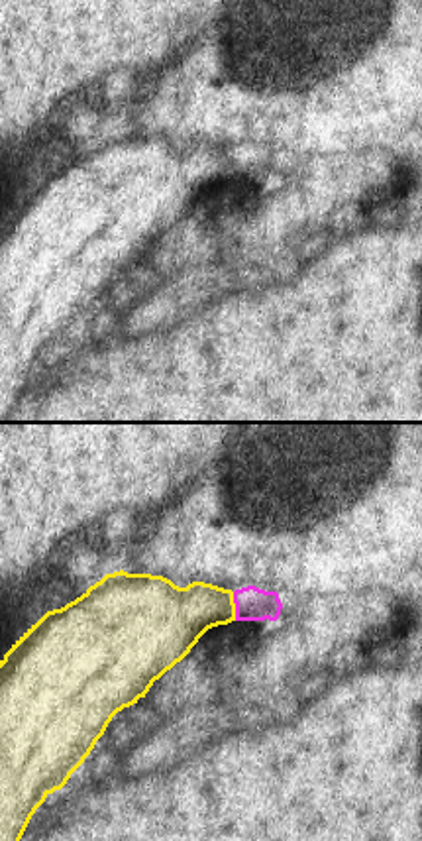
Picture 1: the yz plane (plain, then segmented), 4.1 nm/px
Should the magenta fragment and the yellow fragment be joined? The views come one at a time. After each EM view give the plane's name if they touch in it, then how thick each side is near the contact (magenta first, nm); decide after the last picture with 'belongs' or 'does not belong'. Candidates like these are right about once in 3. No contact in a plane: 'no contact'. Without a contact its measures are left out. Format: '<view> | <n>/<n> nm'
yz | 140/240 nm

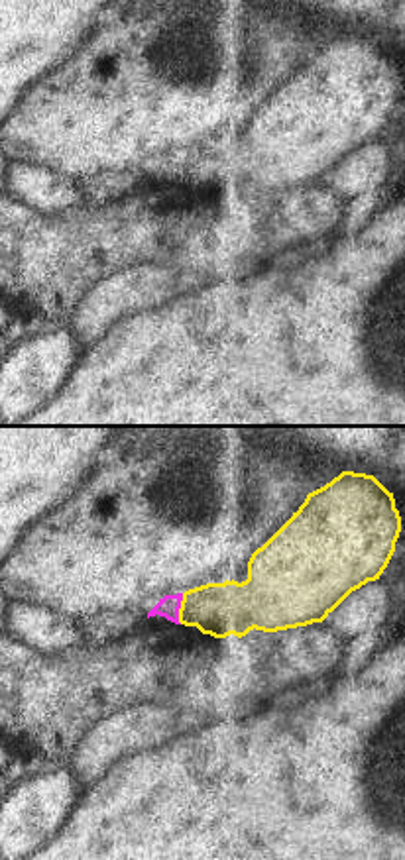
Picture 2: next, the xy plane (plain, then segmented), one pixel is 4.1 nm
xy | 90/220 nm

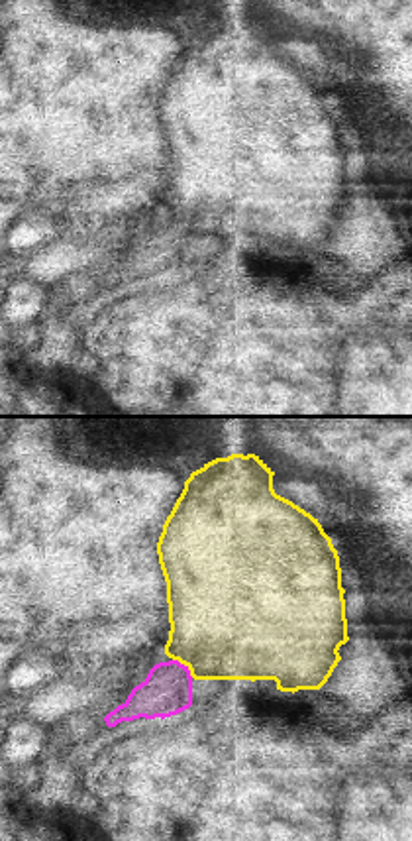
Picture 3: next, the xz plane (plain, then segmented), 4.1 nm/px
xz | 200/460 nm

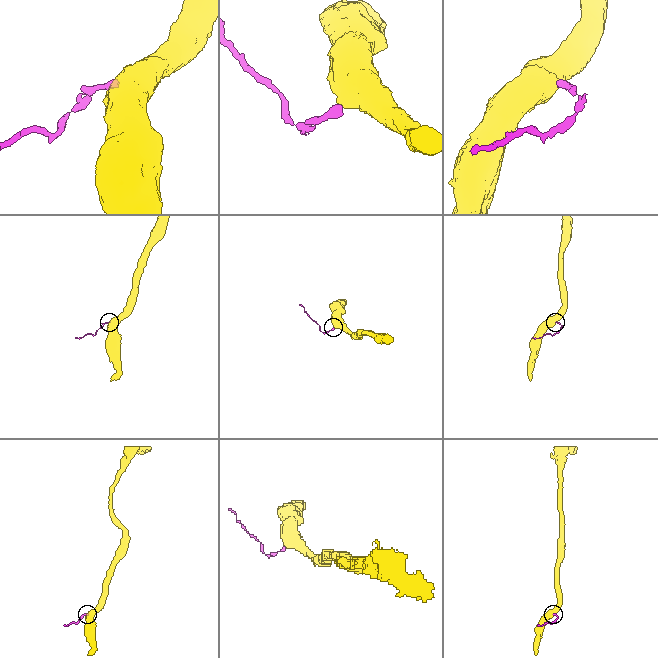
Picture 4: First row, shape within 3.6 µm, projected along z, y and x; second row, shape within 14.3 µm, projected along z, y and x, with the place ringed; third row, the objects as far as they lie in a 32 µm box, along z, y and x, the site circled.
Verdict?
does not belong

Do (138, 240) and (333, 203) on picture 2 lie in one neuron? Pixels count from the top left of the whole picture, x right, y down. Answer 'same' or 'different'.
same

